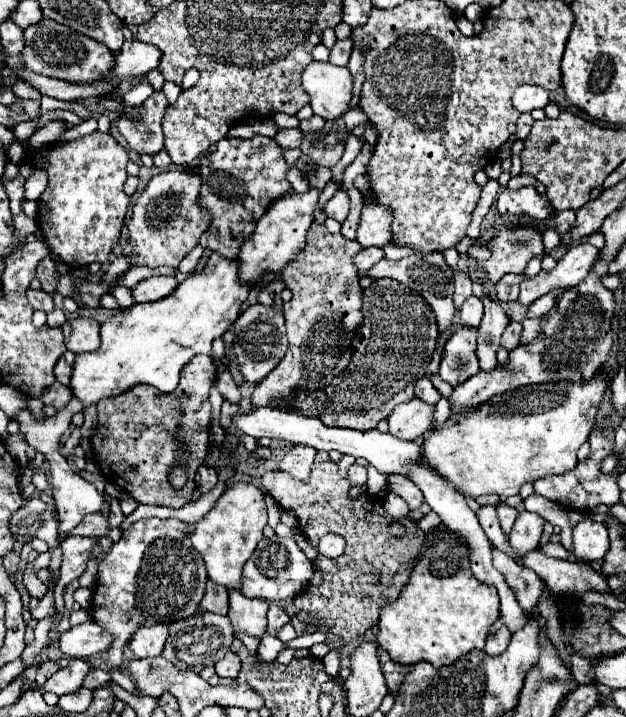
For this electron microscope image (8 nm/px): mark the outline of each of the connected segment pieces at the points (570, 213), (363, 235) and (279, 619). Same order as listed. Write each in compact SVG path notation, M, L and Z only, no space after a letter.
M565 209L561 213L555 215L555 223L557 223L557 231L559 235L565 235L565 231L569 231L575 223L576 211L573 209Z
M365 201L363 209L361 209L361 221L357 227L357 241L363 247L383 247L391 243L391 209L383 207L375 201Z
M269 603L269 625L267 625L267 633L269 635L277 635L279 629L289 623L289 615L285 613L283 607L279 607L277 603Z

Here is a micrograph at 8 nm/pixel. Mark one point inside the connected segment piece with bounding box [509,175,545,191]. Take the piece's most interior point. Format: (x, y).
(520, 181)

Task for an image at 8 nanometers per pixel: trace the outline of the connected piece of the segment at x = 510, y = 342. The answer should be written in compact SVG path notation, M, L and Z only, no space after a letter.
M509 323L501 337L501 347L507 351L513 351L519 343L519 335L521 335L521 323Z

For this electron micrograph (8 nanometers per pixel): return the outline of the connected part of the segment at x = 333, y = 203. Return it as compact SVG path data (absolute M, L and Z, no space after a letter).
M345 189L339 191L337 195L333 195L327 201L325 213L327 213L327 217L331 217L331 219L335 219L339 223L343 223L347 219L347 215L349 215L349 197L347 197L347 191Z

